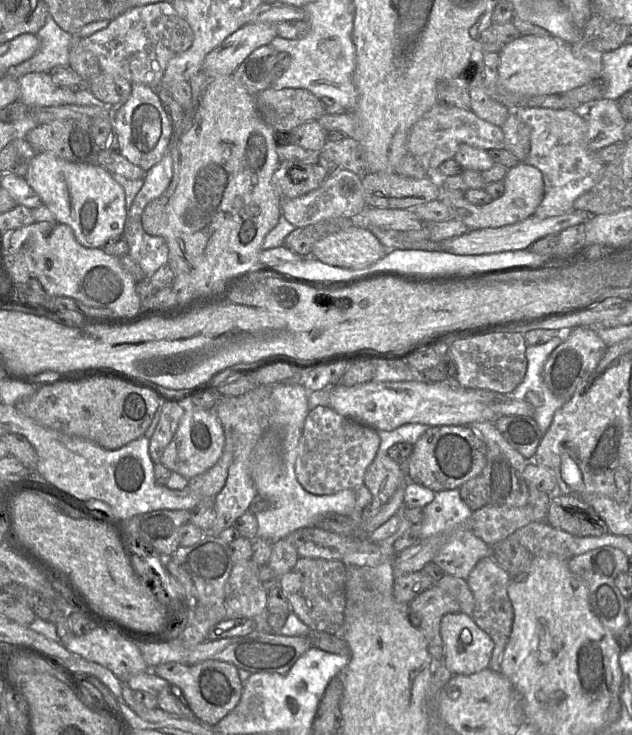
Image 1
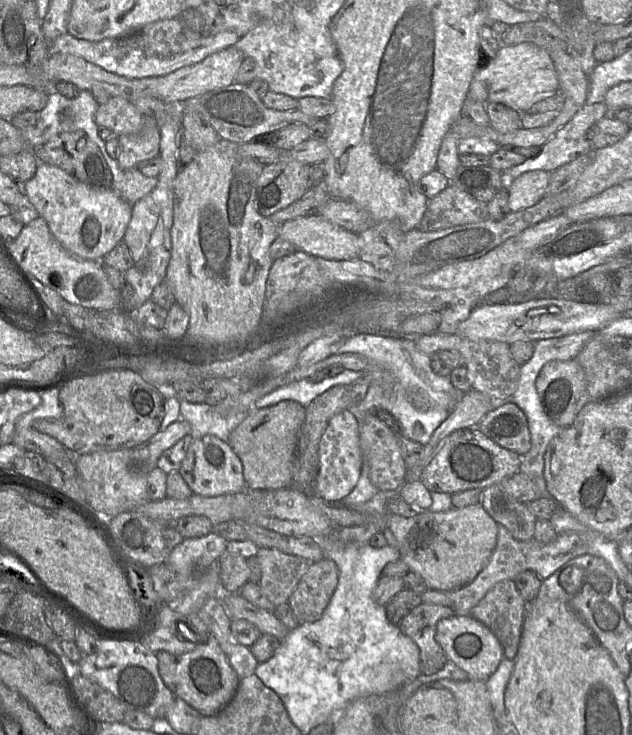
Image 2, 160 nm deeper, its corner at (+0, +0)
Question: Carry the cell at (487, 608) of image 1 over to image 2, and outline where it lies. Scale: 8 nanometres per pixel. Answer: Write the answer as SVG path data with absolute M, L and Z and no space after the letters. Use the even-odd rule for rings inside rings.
M512 580L495 584L470 616L488 627L500 641L504 658L514 660L520 643L527 602Z

